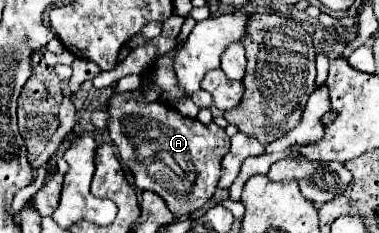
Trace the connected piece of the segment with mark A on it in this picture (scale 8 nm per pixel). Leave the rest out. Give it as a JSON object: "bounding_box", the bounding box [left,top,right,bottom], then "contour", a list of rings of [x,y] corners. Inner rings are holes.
{"bounding_box":[108,90,230,216],"contour":[[[140,90],[134,92],[114,92],[108,98],[108,112],[110,112],[110,122],[108,122],[108,132],[110,138],[114,140],[118,154],[122,162],[130,168],[134,174],[136,186],[142,190],[156,192],[162,196],[172,212],[178,212],[178,216],[190,216],[194,210],[202,208],[214,194],[218,180],[222,176],[222,158],[230,150],[230,138],[226,136],[226,130],[220,128],[218,124],[210,122],[202,124],[196,118],[182,116],[178,110],[164,106],[160,102],[146,102]]]}

